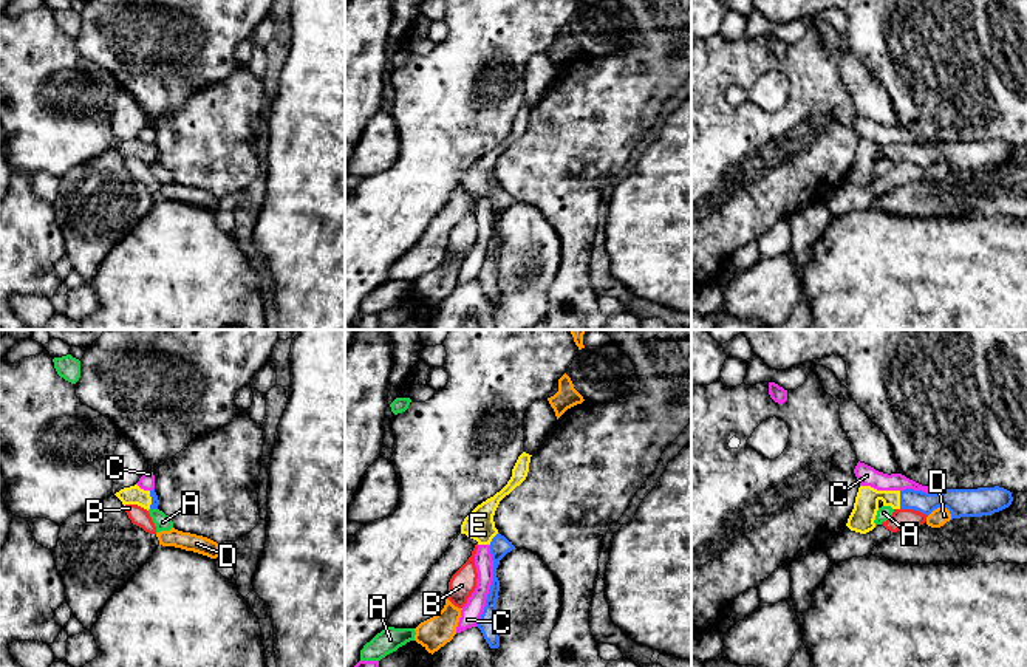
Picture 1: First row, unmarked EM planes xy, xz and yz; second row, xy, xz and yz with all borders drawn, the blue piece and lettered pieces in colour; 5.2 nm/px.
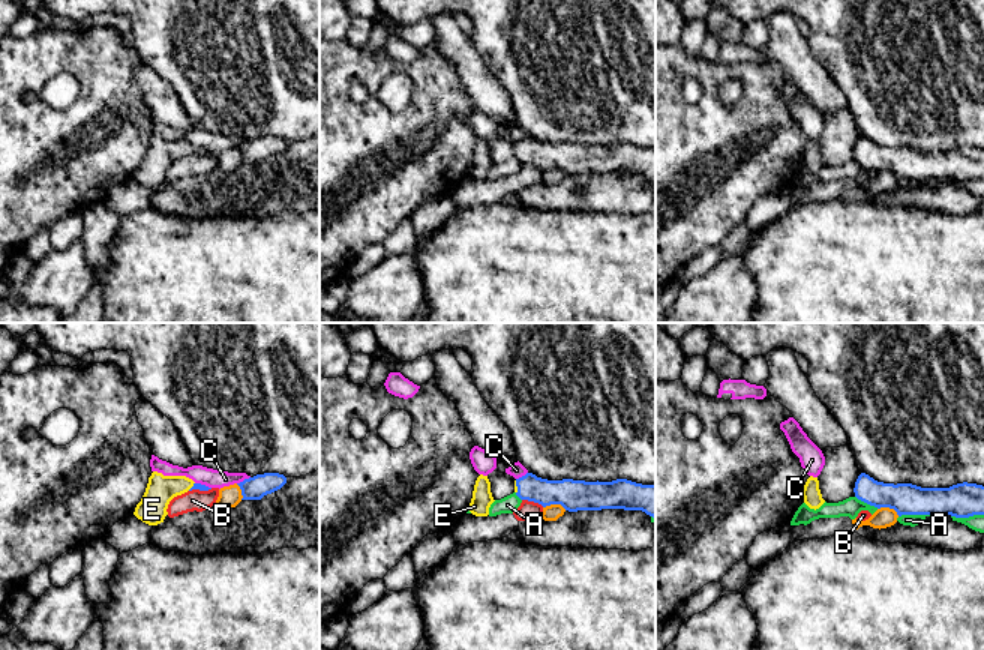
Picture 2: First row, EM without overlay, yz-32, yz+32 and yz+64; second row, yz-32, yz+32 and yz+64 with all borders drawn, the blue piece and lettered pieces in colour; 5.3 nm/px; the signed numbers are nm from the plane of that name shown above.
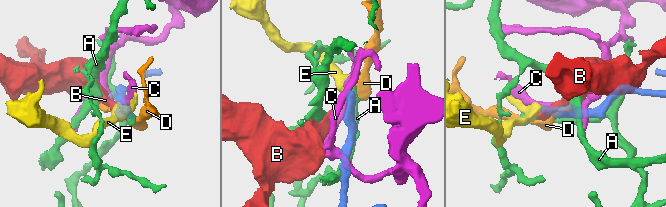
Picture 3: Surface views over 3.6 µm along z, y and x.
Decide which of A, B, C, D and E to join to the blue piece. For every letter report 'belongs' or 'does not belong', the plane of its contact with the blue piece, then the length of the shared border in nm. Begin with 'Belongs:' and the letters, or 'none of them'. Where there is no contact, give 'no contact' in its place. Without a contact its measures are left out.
Belongs: E
A: does not belong | xy | 40 nm
B: does not belong | yz | 150 nm
C: does not belong | xz | 440 nm
D: does not belong | yz | 130 nm
E: belongs | yz | 100 nm

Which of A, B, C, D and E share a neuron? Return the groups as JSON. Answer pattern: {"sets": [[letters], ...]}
{"sets": [["A"], ["B"], ["C"], ["D"], ["E"]]}

